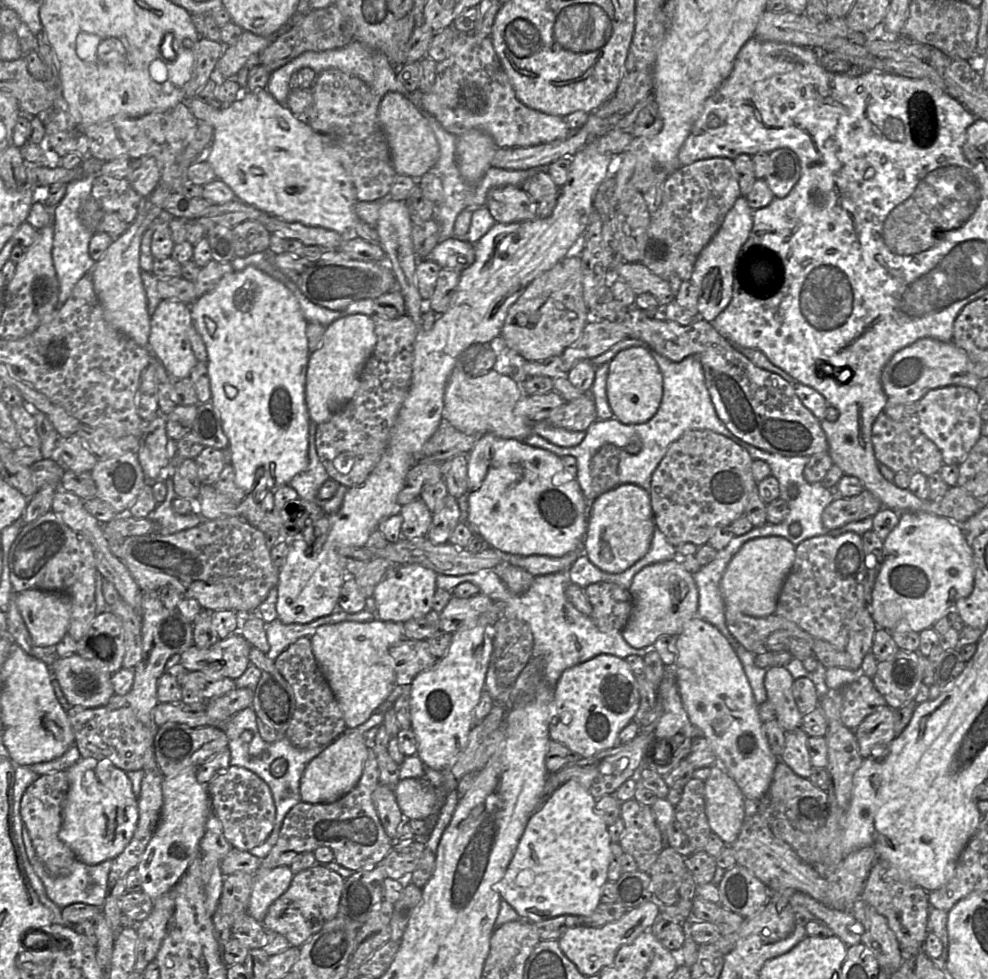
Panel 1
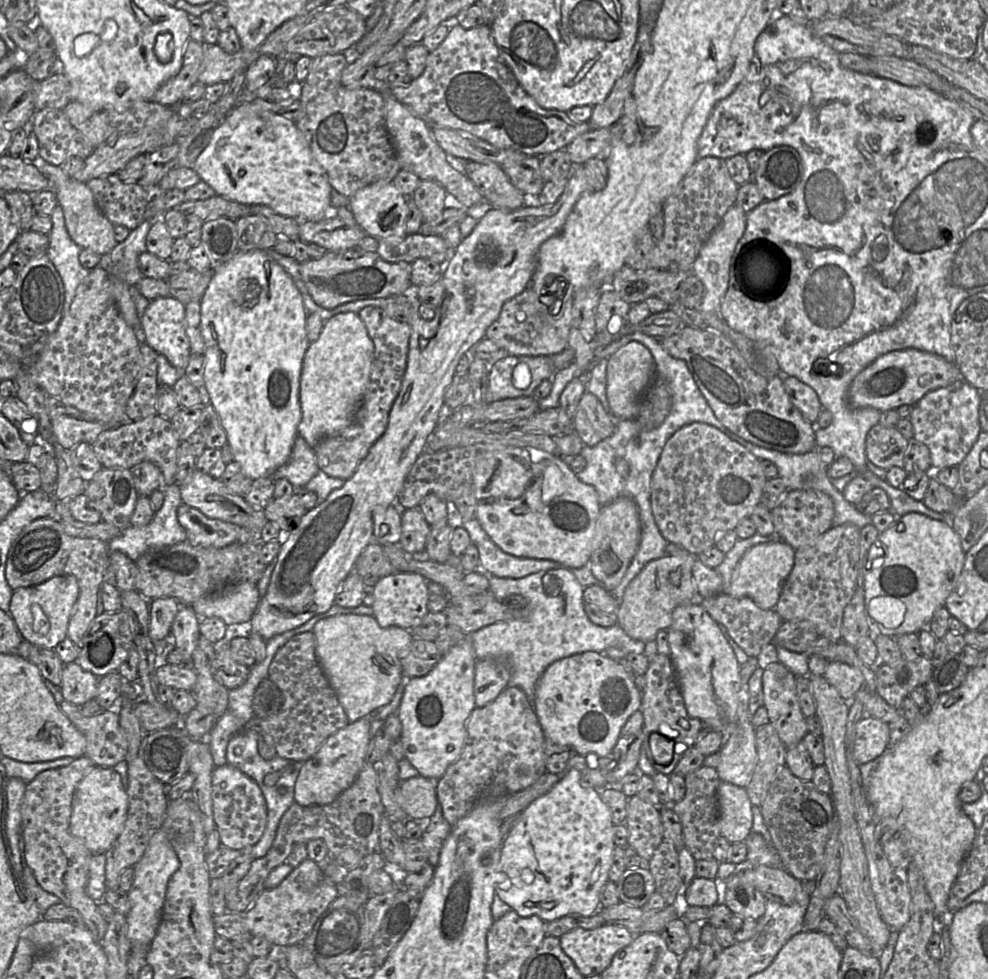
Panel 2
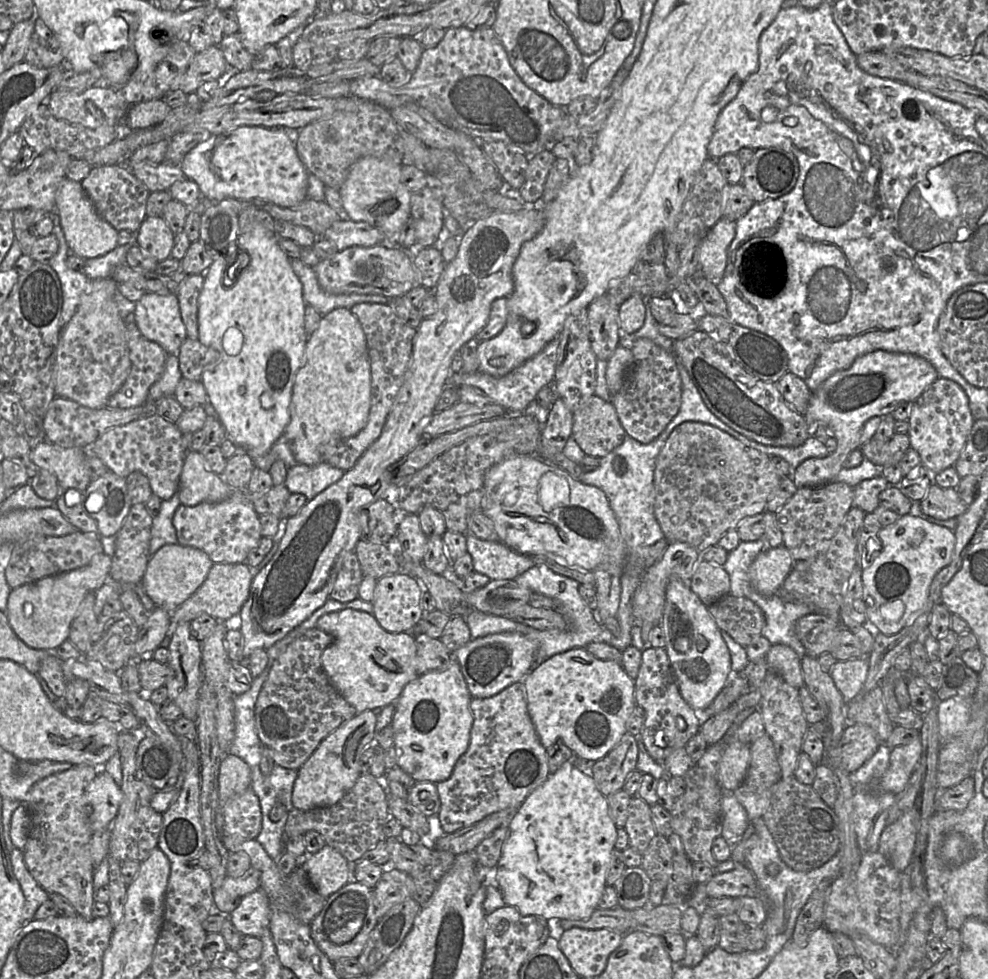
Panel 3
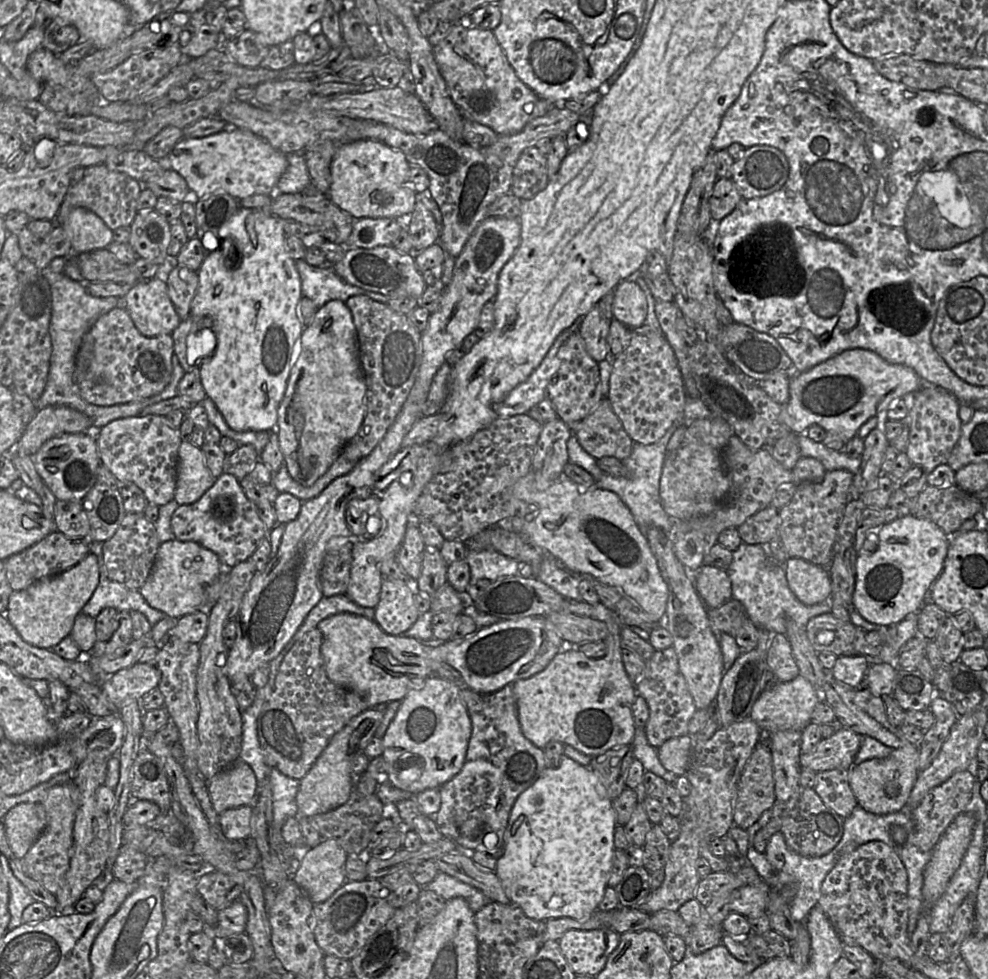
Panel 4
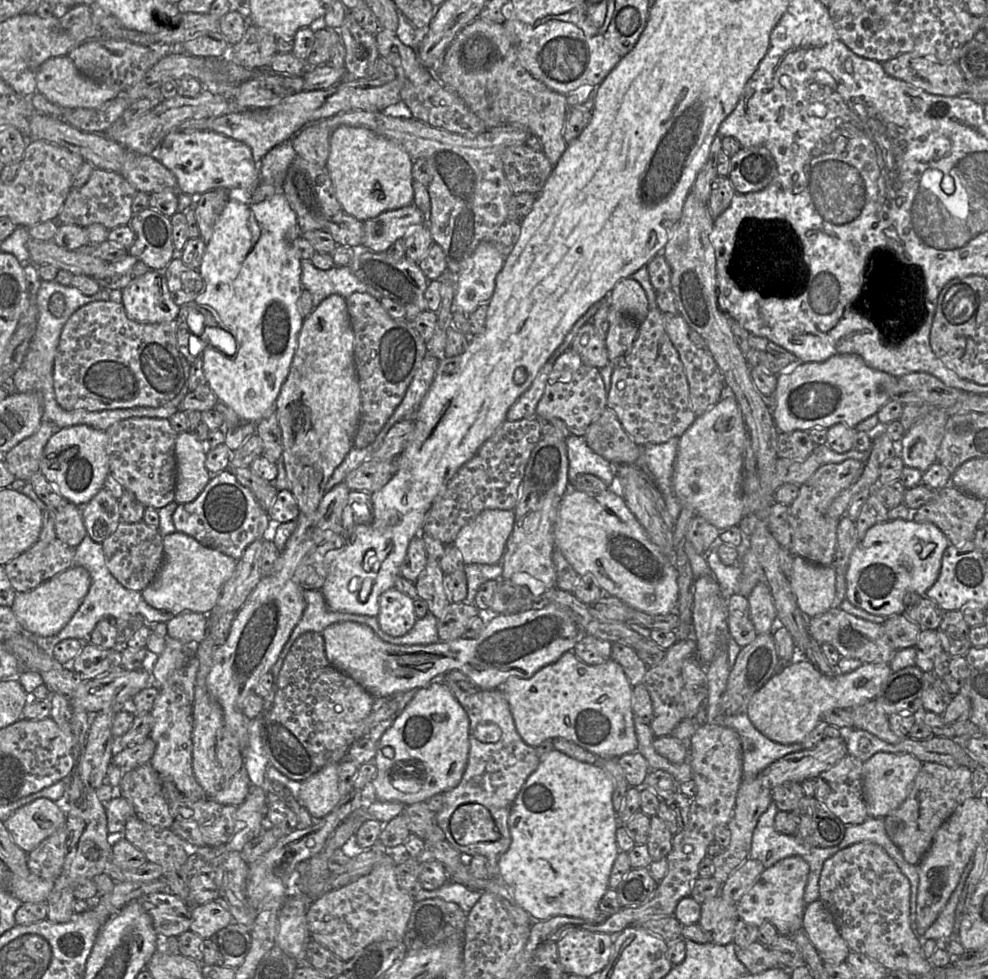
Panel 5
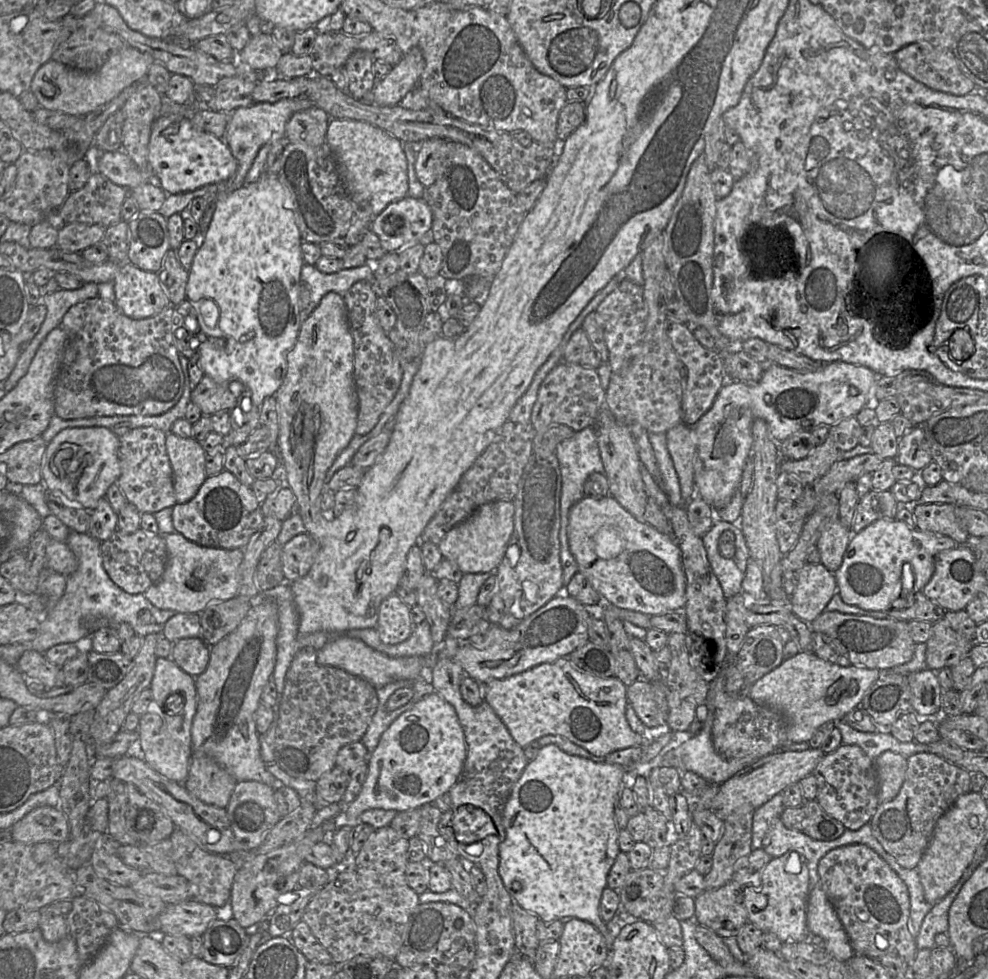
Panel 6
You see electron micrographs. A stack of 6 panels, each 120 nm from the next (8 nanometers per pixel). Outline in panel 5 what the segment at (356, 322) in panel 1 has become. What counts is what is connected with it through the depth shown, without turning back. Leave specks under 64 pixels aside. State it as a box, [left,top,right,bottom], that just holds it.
[275,294,361,514]

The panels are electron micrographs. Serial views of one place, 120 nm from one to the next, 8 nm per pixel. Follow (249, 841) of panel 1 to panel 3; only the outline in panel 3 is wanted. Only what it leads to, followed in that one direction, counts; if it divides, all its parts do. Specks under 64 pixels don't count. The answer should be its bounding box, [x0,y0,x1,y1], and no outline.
[221,788,262,842]

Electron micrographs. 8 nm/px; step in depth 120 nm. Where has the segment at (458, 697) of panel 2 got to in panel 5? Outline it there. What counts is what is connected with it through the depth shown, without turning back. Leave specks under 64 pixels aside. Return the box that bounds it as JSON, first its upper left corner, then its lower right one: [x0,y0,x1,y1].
[372,683,469,805]

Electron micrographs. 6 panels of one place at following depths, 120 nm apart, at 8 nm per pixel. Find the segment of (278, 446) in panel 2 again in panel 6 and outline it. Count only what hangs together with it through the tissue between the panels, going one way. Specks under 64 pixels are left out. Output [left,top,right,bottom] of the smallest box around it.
[186,173,305,407]

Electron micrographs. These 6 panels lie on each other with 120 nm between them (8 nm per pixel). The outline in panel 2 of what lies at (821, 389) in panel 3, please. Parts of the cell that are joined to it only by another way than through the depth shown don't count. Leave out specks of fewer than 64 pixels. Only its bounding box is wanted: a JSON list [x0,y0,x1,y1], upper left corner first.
[849,348,965,412]

